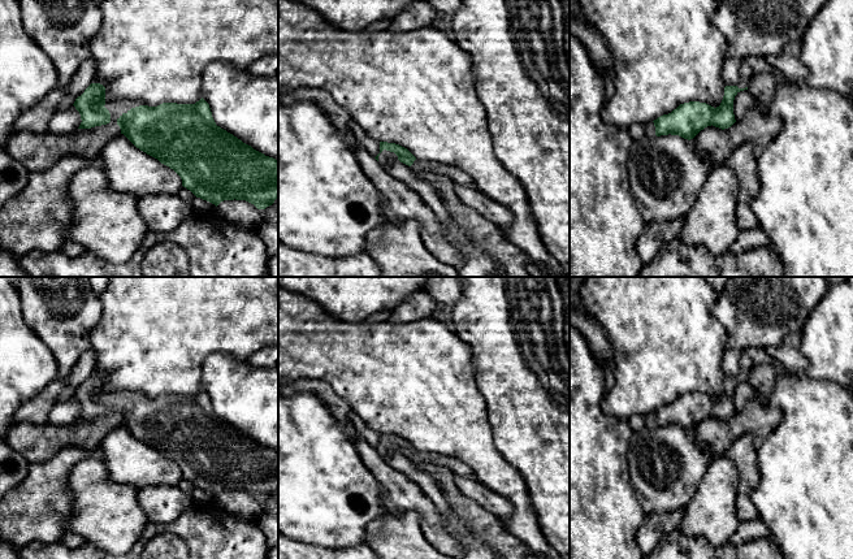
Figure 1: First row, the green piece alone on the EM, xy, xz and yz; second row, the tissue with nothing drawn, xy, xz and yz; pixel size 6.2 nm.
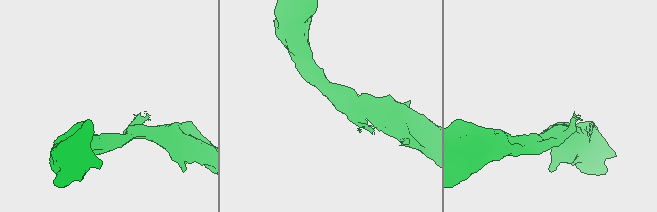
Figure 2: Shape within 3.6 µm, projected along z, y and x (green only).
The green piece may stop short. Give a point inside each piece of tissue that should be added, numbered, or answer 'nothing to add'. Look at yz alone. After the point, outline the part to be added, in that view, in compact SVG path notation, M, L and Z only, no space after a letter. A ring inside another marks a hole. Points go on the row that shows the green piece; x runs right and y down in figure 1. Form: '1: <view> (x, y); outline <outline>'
1: yz (753, 65); outline M748 56L741 61L739 70L740 81L737 83L739 88L745 88L750 81L759 74L776 74L778 72L767 62L763 56Z
2: yz (649, 128); outline M648 122L645 124L645 136L648 138L655 138L655 126L654 126L654 122Z

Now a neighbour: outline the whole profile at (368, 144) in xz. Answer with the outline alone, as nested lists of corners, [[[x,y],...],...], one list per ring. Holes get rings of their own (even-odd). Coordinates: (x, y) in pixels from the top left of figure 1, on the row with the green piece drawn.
[[[354,120],[350,122],[348,126],[360,148],[365,153],[376,157],[380,153],[380,140],[371,138]]]

